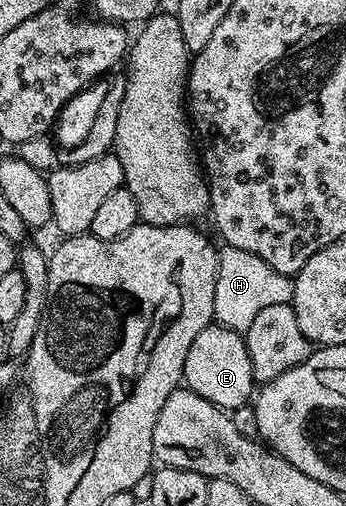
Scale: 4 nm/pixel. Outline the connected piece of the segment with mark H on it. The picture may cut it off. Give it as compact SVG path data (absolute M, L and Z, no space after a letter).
M232 245L219 249L217 295L213 295L214 320L234 333L246 334L249 323L253 323L253 318L265 311L265 307L273 307L273 303L291 304L294 290L294 280L281 271L273 271L265 259L257 259L257 255L249 255L249 251Z

